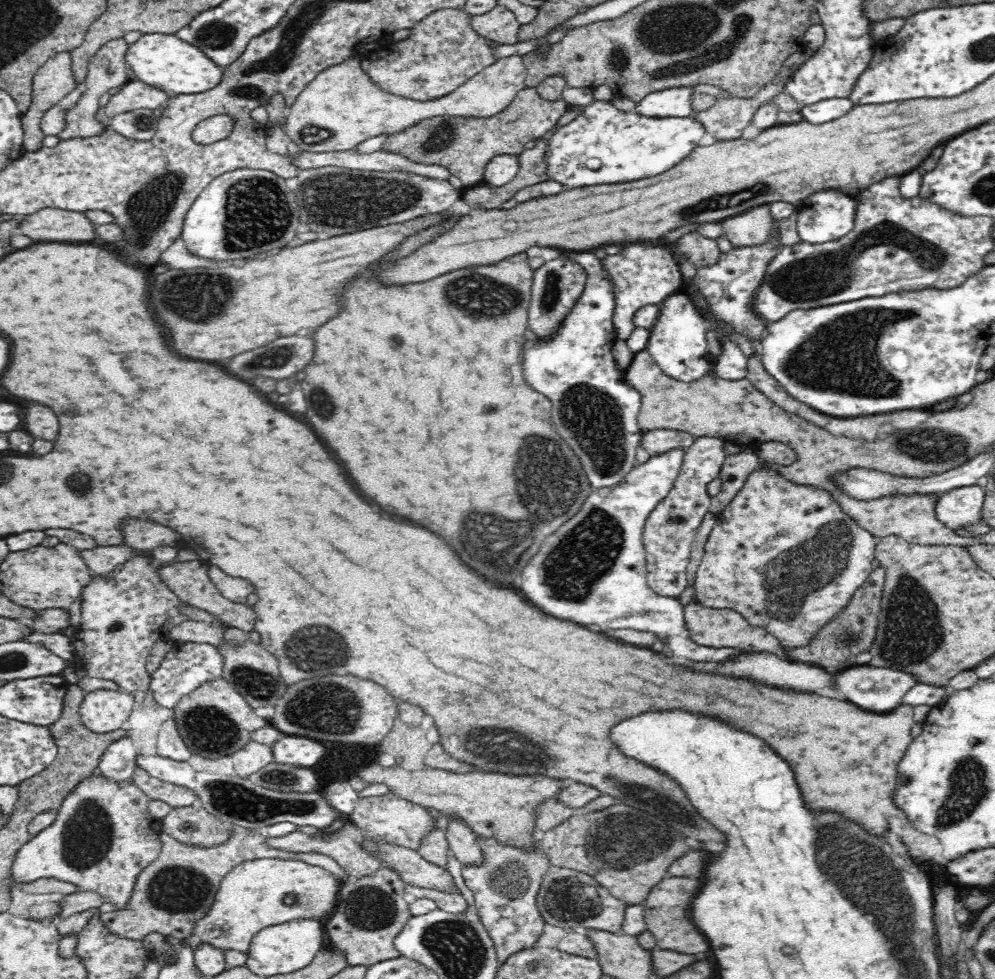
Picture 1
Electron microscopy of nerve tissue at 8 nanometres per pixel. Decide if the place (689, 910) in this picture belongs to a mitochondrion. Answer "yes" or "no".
no

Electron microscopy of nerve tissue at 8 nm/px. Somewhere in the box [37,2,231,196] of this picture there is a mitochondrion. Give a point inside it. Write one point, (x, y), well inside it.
(141, 123)

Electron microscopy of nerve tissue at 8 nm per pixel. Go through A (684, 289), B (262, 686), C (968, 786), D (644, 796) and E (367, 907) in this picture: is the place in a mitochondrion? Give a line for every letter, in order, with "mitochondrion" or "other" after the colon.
A: other
B: mitochondrion
C: mitochondrion
D: mitochondrion
E: mitochondrion

